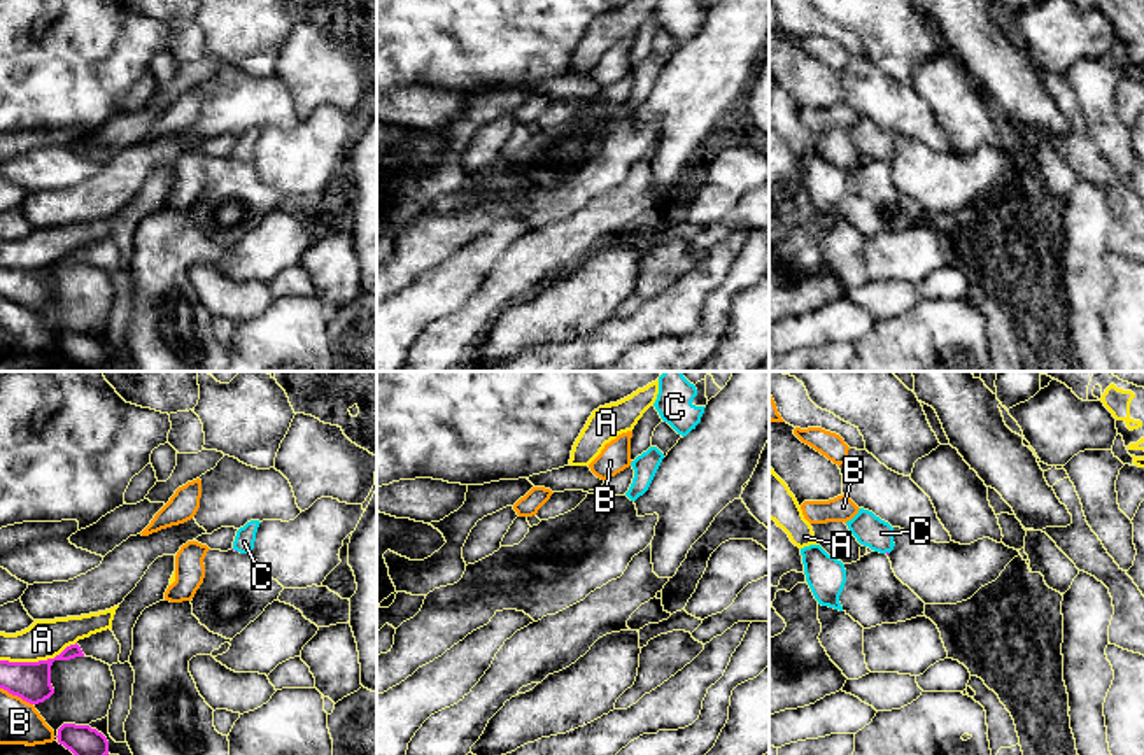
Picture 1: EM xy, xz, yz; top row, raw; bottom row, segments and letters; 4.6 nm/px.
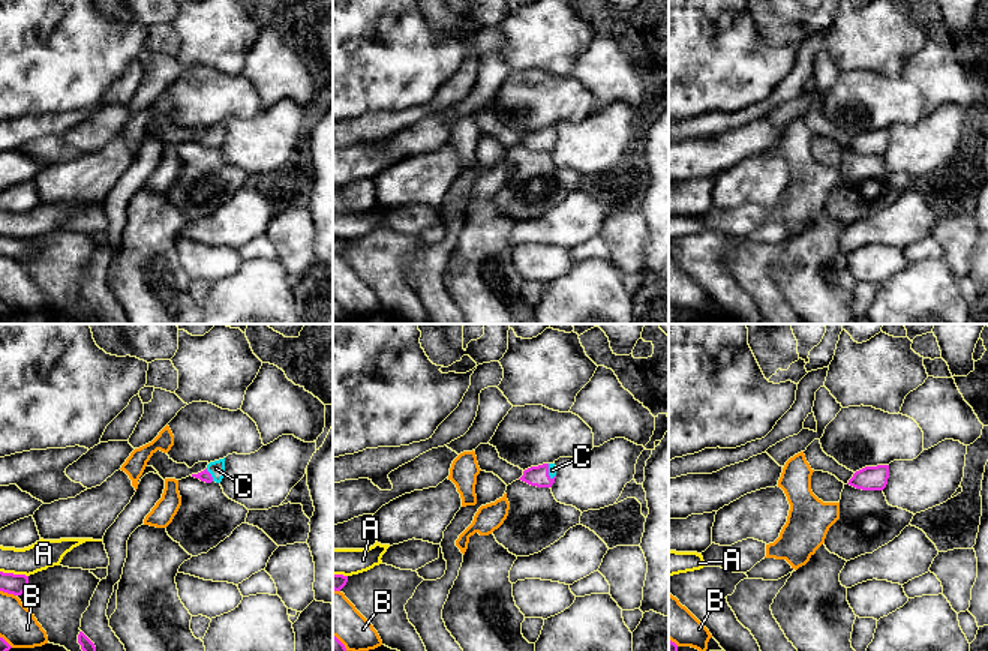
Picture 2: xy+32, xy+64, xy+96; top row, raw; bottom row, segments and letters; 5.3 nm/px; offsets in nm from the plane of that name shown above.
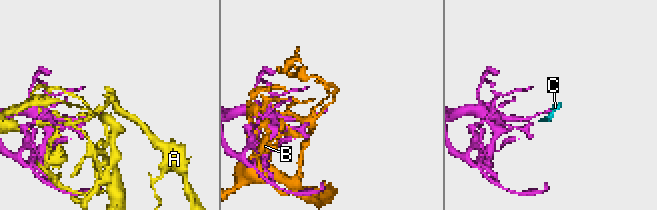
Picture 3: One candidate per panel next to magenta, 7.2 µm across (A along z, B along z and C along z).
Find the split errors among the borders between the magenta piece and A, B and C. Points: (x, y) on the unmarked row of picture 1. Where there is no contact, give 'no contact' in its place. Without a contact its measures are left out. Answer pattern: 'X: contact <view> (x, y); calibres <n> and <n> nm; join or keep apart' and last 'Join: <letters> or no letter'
A: contact xy (39, 268); calibres 180 and 180 nm; keep apart
B: contact xy (16, 302); calibres 180 and 190 nm; keep apart
C: no contact; join
Join: C

